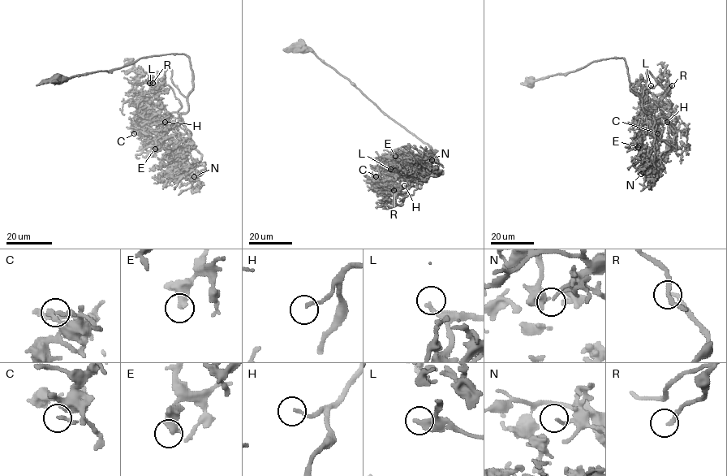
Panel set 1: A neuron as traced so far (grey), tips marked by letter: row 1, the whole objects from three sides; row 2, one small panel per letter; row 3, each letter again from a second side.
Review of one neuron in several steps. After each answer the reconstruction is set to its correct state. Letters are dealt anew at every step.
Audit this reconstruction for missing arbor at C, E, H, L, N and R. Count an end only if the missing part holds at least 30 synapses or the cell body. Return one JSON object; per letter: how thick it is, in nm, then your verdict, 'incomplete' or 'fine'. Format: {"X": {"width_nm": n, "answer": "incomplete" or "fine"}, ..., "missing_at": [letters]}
{"C": {"width_nm": 180, "answer": "fine"}, "E": {"width_nm": 500, "answer": "fine"}, "H": {"width_nm": 150, "answer": "incomplete"}, "L": {"width_nm": 240, "answer": "incomplete"}, "N": {"width_nm": 130, "answer": "fine"}, "R": {"width_nm": 180, "answer": "incomplete"}, "missing_at": ["H", "L", "R"]}

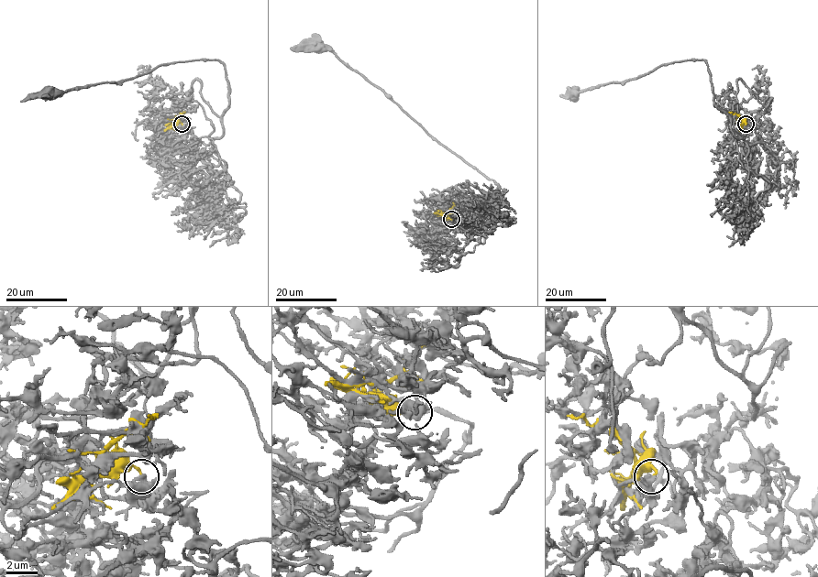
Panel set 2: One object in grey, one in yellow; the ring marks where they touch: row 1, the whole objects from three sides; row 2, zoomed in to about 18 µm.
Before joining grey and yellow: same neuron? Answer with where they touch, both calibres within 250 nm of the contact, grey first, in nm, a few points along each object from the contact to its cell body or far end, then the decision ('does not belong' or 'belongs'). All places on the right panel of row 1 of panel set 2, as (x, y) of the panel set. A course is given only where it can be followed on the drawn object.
place (746, 124); calibres 440 and 170 nm; course grey (745, 125), (738, 125), (739, 108), (751, 91), (740, 79), (731, 116), (722, 111), (703, 59), (571, 92); course yellow (745, 125), (736, 114), (728, 113); does not belong

